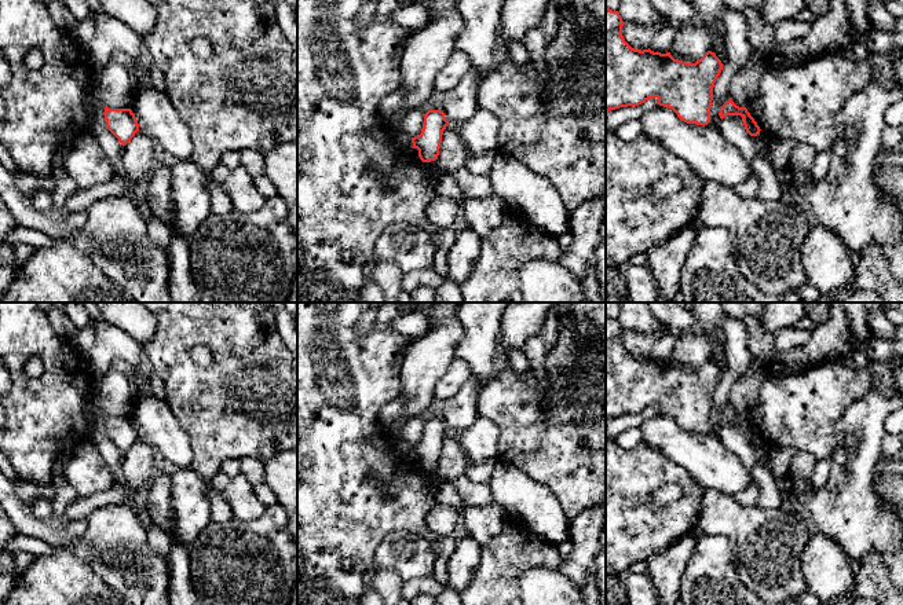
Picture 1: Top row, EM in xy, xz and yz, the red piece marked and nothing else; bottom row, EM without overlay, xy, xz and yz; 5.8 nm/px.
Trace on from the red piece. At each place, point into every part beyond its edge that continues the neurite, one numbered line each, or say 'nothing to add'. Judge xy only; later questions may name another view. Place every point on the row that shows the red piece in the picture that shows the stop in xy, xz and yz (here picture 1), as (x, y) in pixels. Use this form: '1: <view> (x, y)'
nothing to add

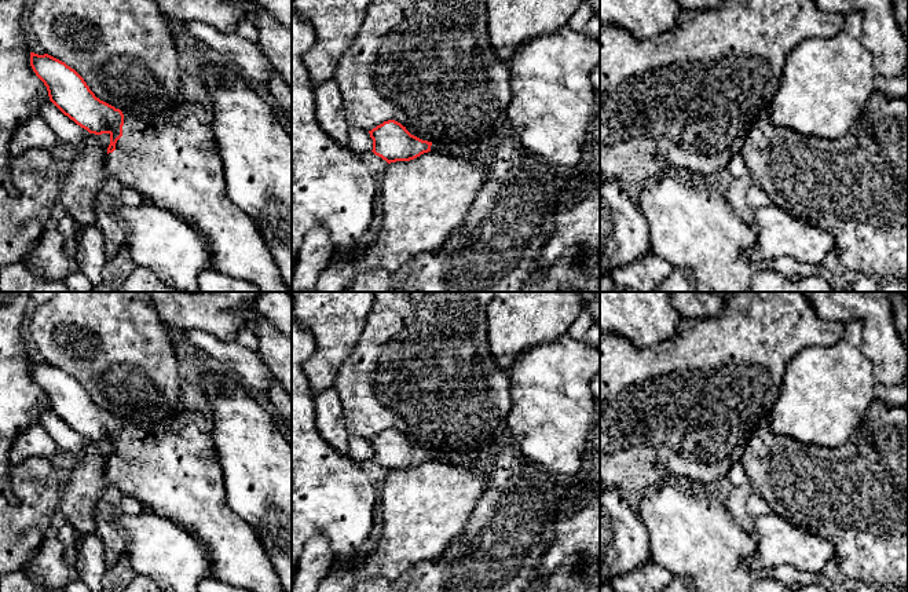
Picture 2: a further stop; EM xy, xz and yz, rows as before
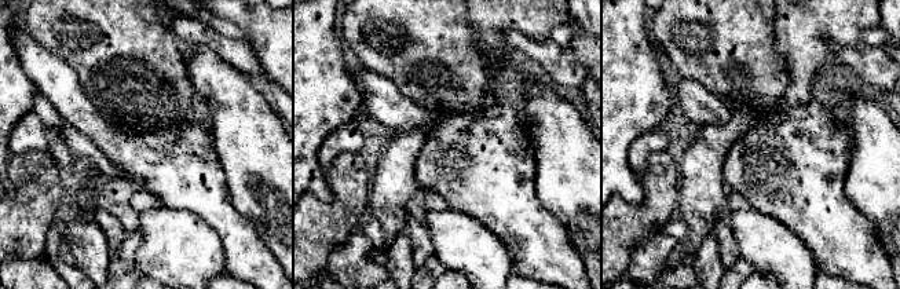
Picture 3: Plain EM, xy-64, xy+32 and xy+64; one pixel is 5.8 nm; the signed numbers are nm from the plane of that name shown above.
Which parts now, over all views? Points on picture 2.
1: xy (172, 160)

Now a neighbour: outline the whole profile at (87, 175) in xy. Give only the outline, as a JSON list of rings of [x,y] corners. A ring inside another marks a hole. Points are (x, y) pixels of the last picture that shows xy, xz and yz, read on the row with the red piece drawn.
[[[89,134],[83,146],[77,147],[72,167],[62,179],[59,202],[76,227],[92,226],[96,222],[95,198],[109,178],[109,145],[110,134]]]

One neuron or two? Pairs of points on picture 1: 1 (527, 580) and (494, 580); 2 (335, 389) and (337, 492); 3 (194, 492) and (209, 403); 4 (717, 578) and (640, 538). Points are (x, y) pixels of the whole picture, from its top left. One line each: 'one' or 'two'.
1: two
2: one
3: two
4: two

